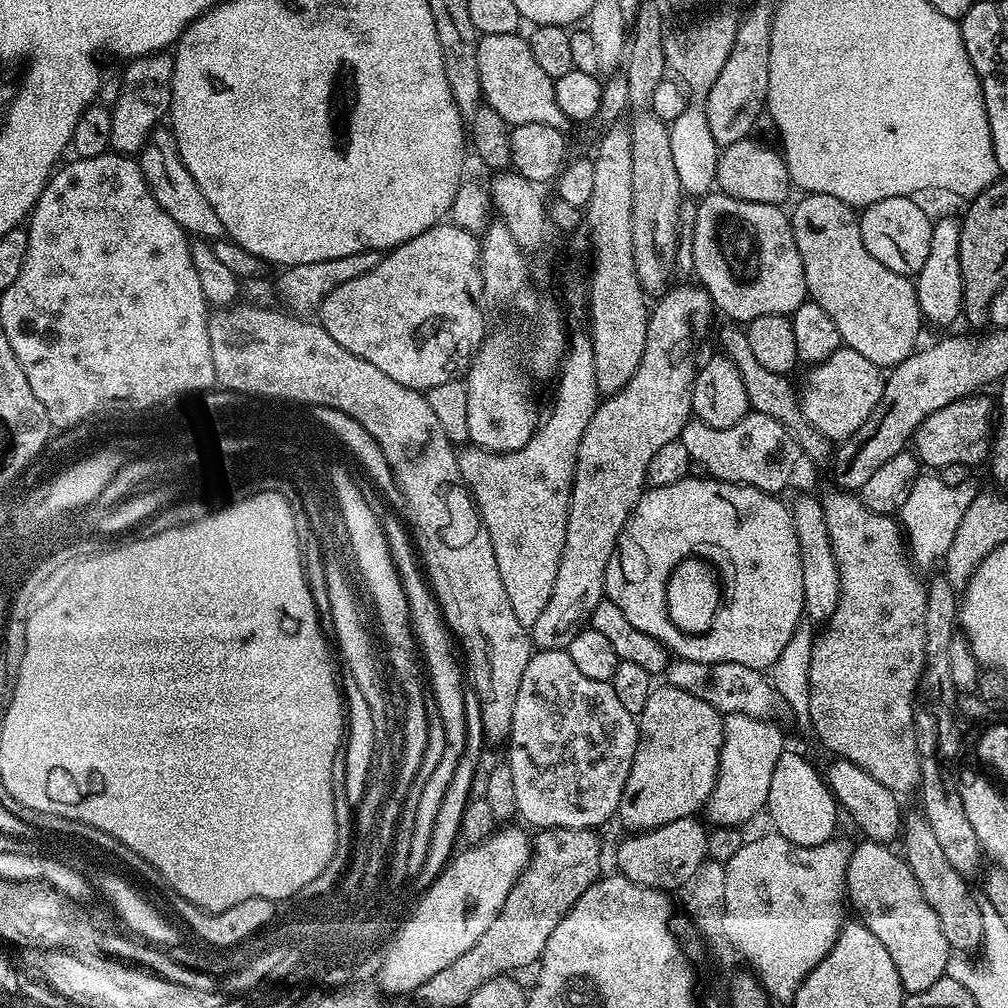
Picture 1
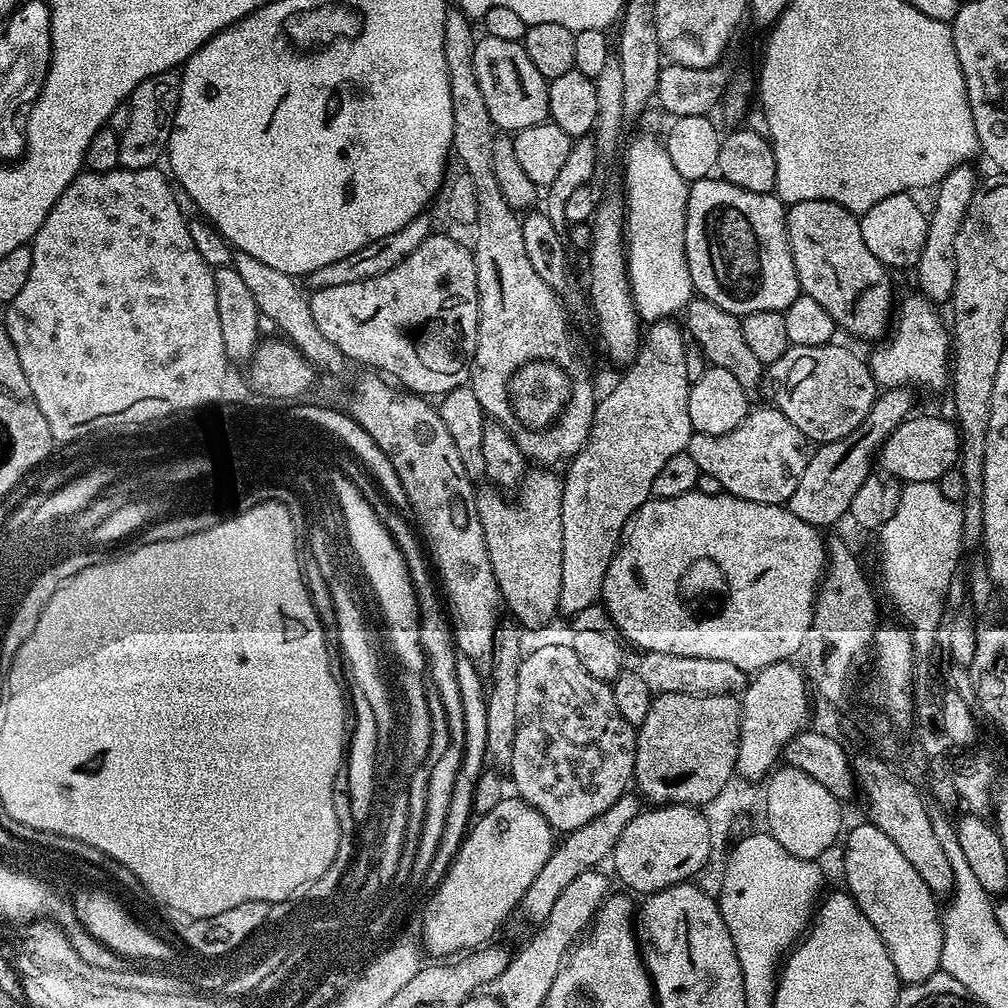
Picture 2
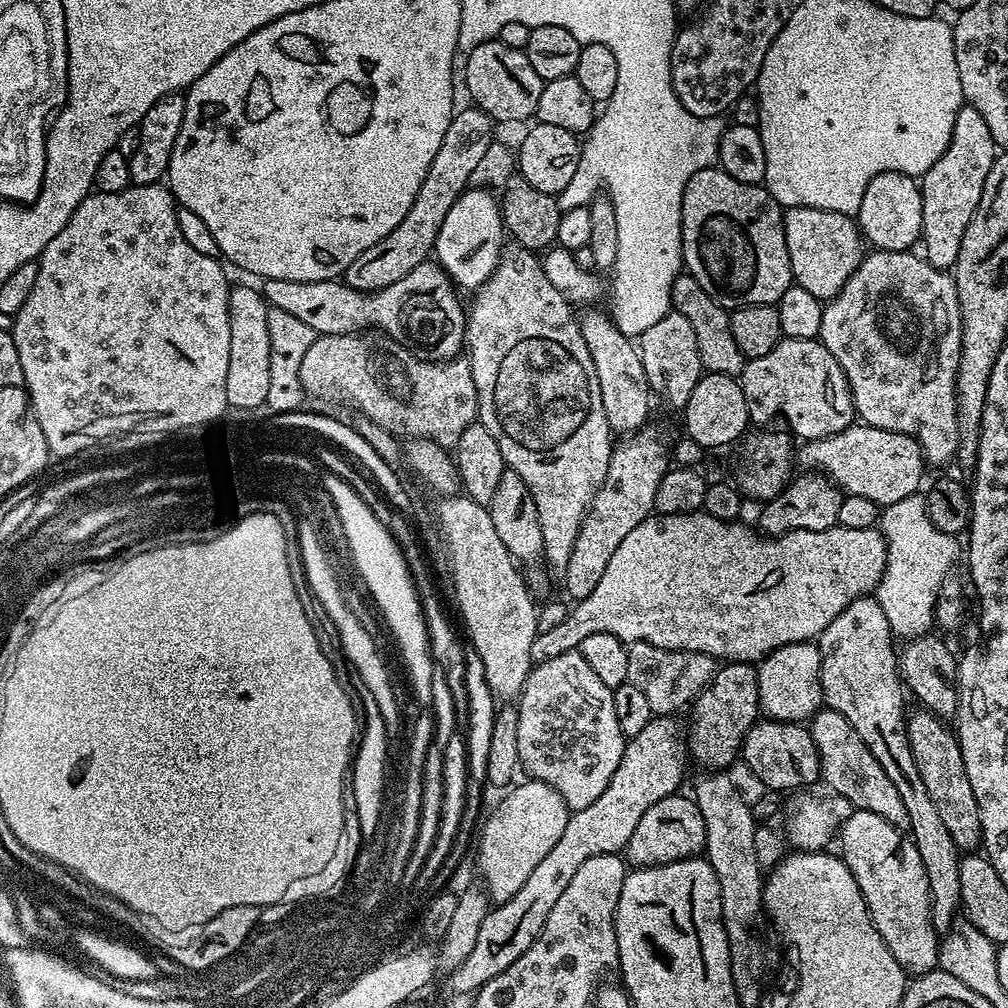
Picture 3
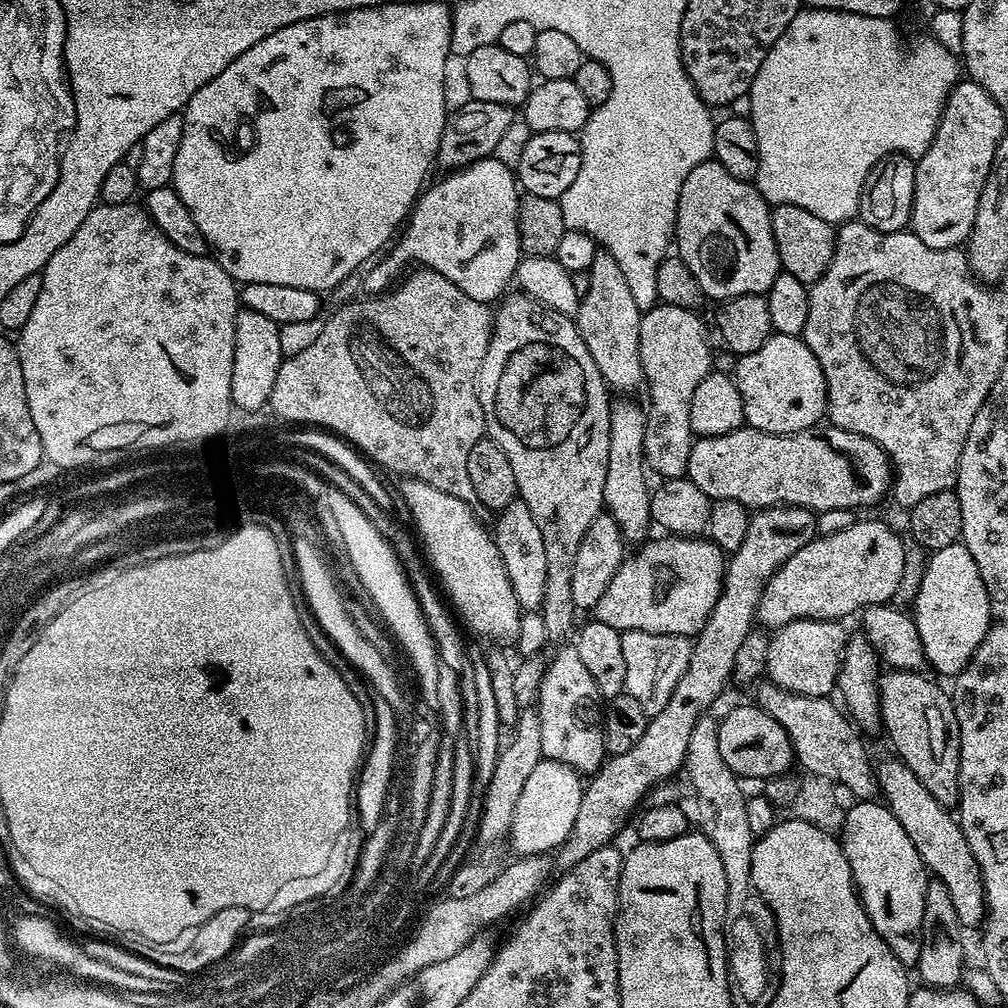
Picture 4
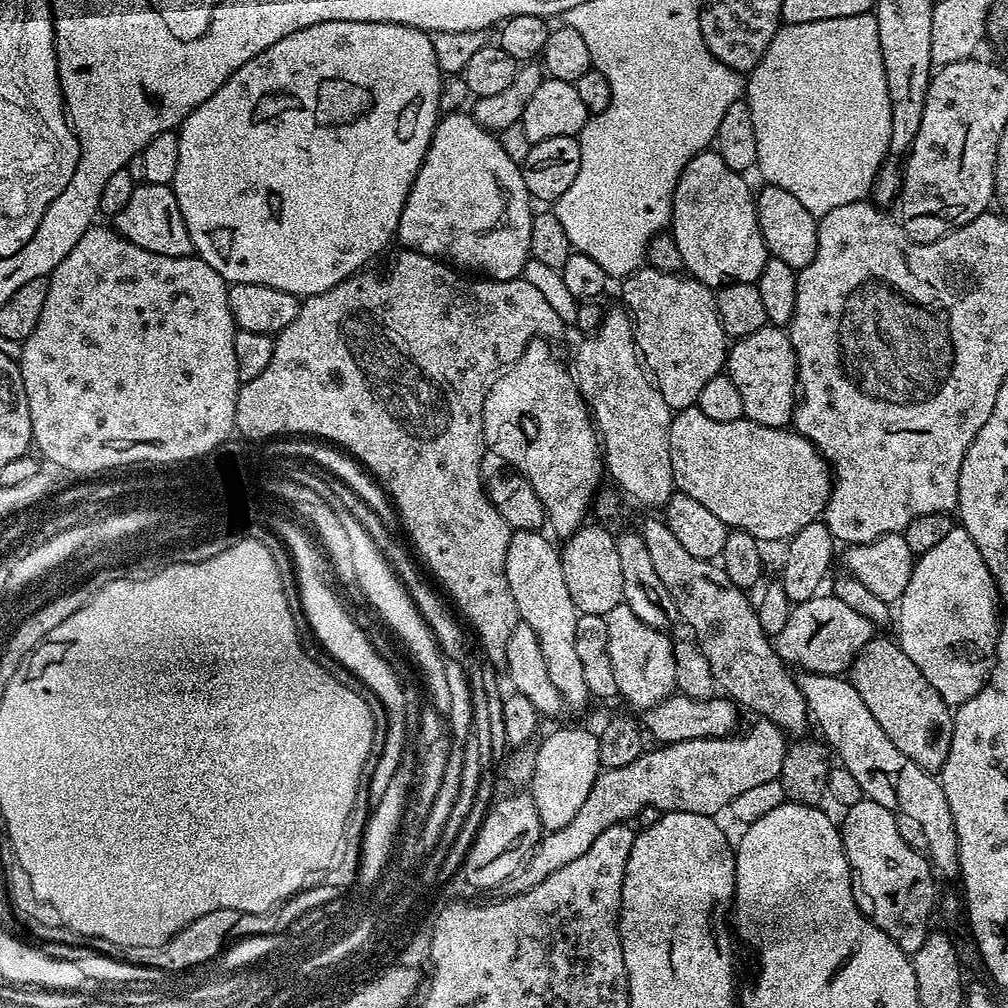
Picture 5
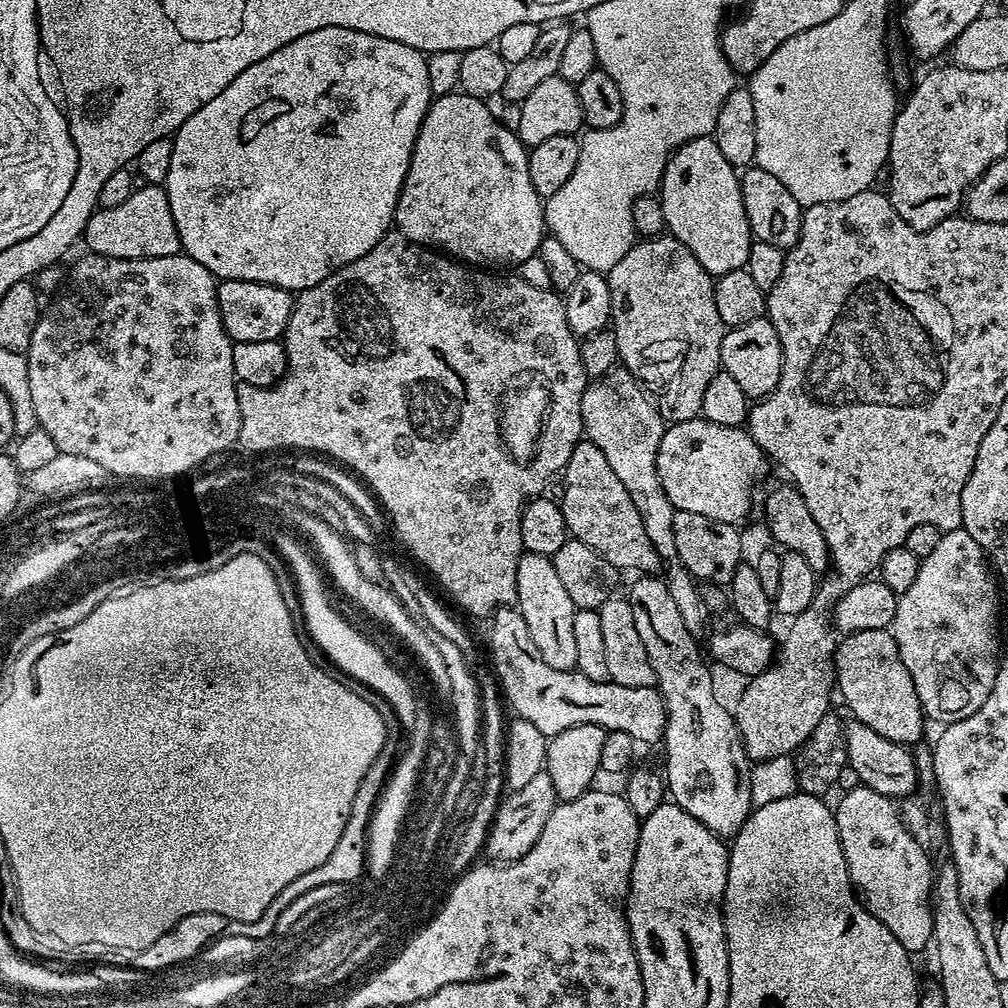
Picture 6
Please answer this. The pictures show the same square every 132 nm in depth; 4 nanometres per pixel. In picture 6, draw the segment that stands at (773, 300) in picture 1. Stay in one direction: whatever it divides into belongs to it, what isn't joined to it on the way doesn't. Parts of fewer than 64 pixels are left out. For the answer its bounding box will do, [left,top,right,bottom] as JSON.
[658,136,754,276]

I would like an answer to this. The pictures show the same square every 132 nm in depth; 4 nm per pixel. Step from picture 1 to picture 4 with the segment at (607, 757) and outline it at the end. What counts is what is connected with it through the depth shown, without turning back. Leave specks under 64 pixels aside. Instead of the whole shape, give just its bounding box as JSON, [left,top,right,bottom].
[534,646,606,774]

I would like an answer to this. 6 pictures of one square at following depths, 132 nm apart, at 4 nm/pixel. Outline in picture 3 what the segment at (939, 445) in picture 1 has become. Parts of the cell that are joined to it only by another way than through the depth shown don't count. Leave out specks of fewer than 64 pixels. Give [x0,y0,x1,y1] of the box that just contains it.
[798,422,926,506]

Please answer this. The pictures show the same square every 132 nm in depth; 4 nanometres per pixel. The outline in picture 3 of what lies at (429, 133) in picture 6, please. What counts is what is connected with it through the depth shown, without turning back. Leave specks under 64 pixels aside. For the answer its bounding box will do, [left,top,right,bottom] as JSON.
[435,187,506,290]

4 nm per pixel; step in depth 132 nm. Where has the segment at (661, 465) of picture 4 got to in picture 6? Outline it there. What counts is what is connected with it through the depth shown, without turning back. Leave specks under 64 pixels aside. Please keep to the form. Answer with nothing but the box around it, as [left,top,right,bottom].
[606,234,726,424]

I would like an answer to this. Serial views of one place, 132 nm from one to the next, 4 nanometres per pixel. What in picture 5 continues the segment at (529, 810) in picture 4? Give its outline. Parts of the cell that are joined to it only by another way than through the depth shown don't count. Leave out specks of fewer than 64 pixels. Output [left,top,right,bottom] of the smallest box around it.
[530,728,601,832]

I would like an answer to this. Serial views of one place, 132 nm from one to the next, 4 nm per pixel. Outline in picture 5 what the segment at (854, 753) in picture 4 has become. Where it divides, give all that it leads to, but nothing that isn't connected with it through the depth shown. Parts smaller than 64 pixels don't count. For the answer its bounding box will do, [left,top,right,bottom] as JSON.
[642,519,810,738]

